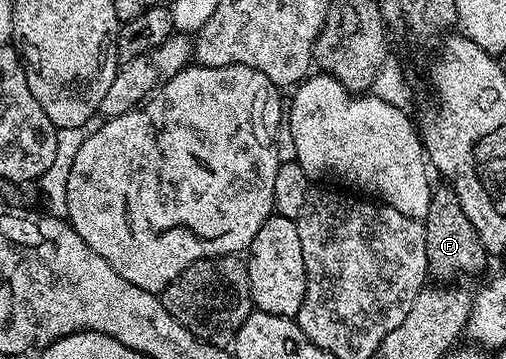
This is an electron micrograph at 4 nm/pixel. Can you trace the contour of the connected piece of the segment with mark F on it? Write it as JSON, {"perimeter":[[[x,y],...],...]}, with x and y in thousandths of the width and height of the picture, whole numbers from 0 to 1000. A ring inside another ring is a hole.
{"perimeter":[[[858,524],[852,577],[844,577],[844,599],[836,607],[836,624],[850,774],[868,783],[895,783],[911,777],[917,760],[943,760],[957,744],[962,699],[939,632],[931,632],[931,610],[923,610],[915,577],[907,577],[907,543],[899,543],[895,526]]]}

